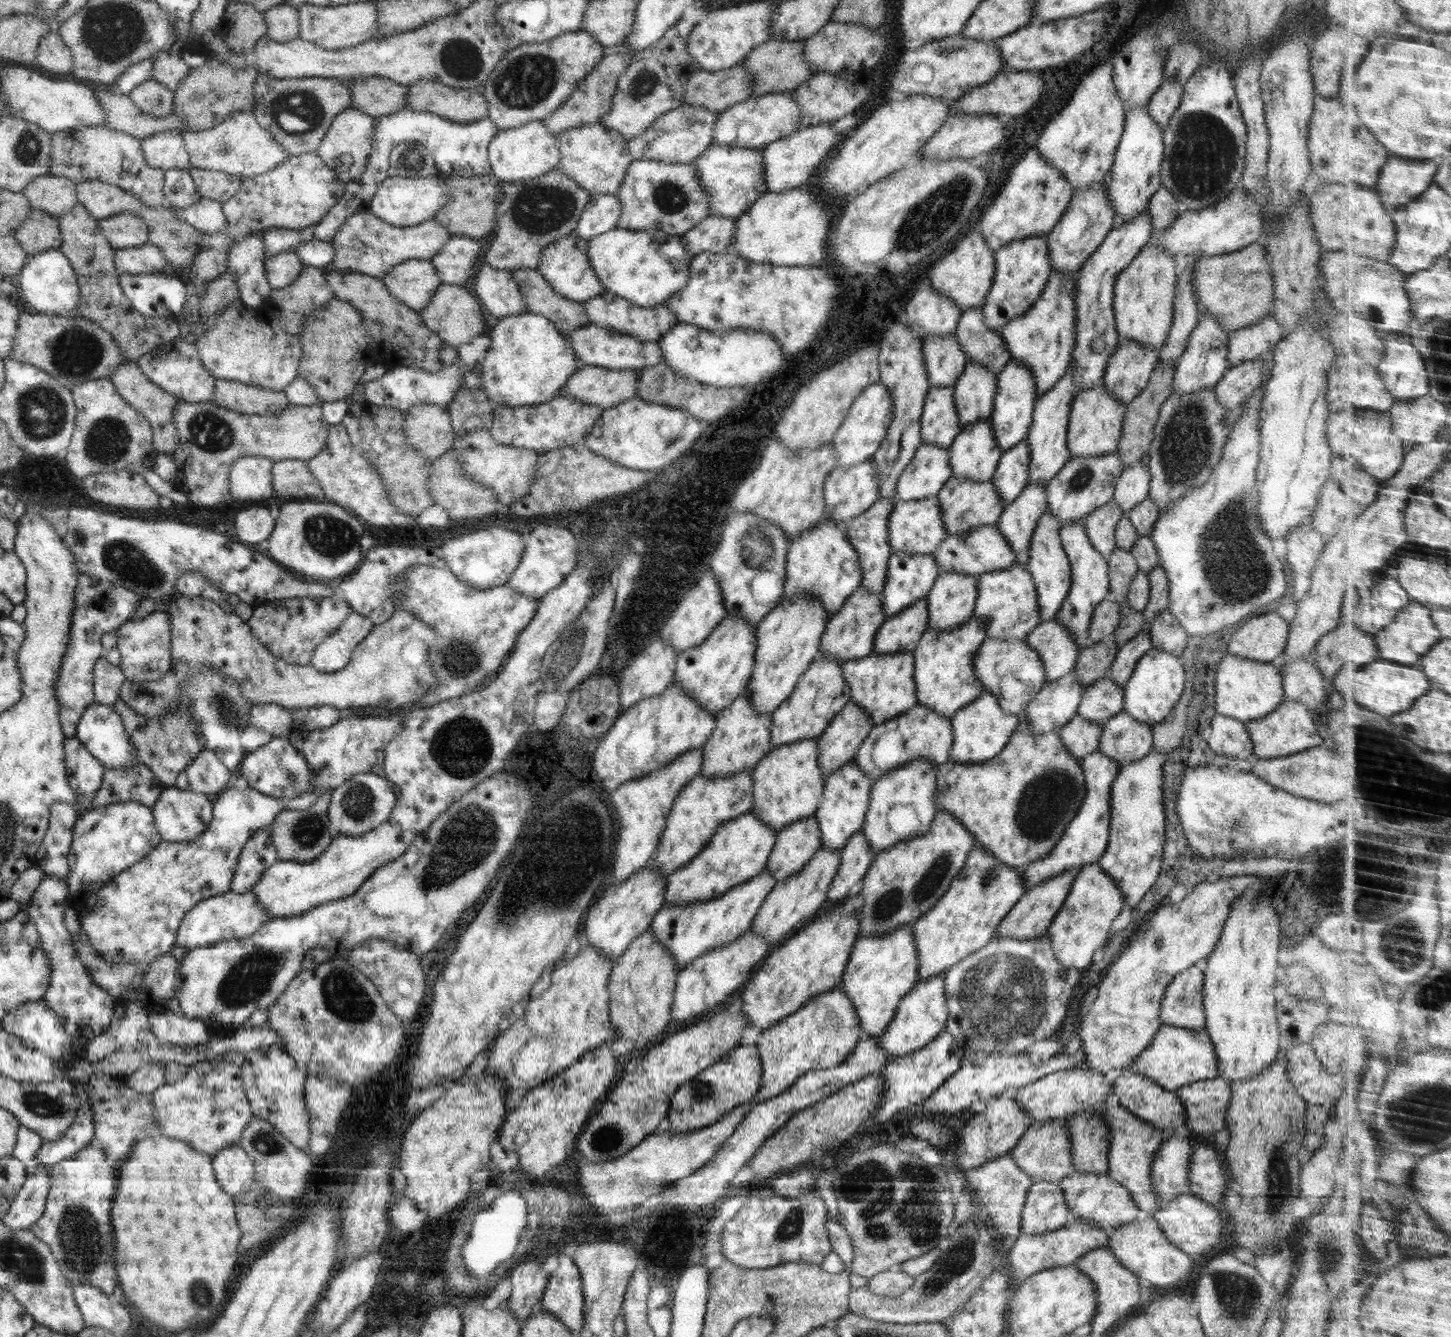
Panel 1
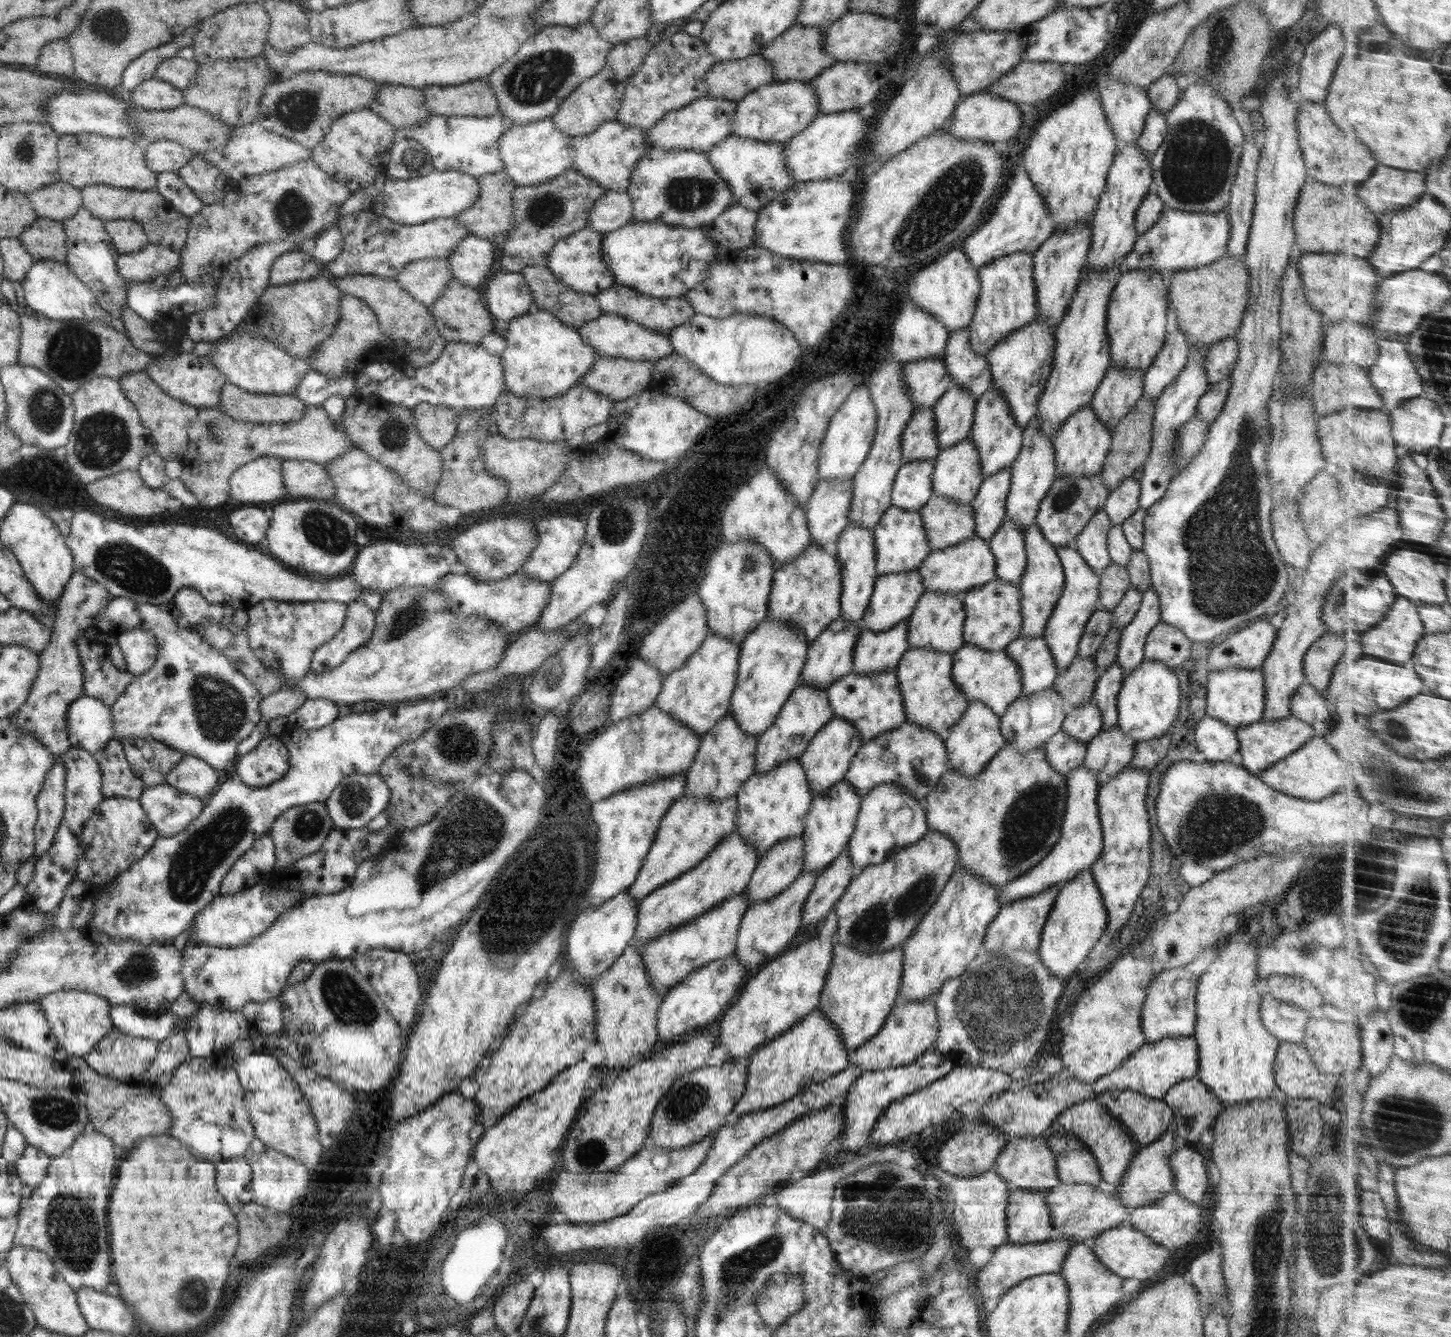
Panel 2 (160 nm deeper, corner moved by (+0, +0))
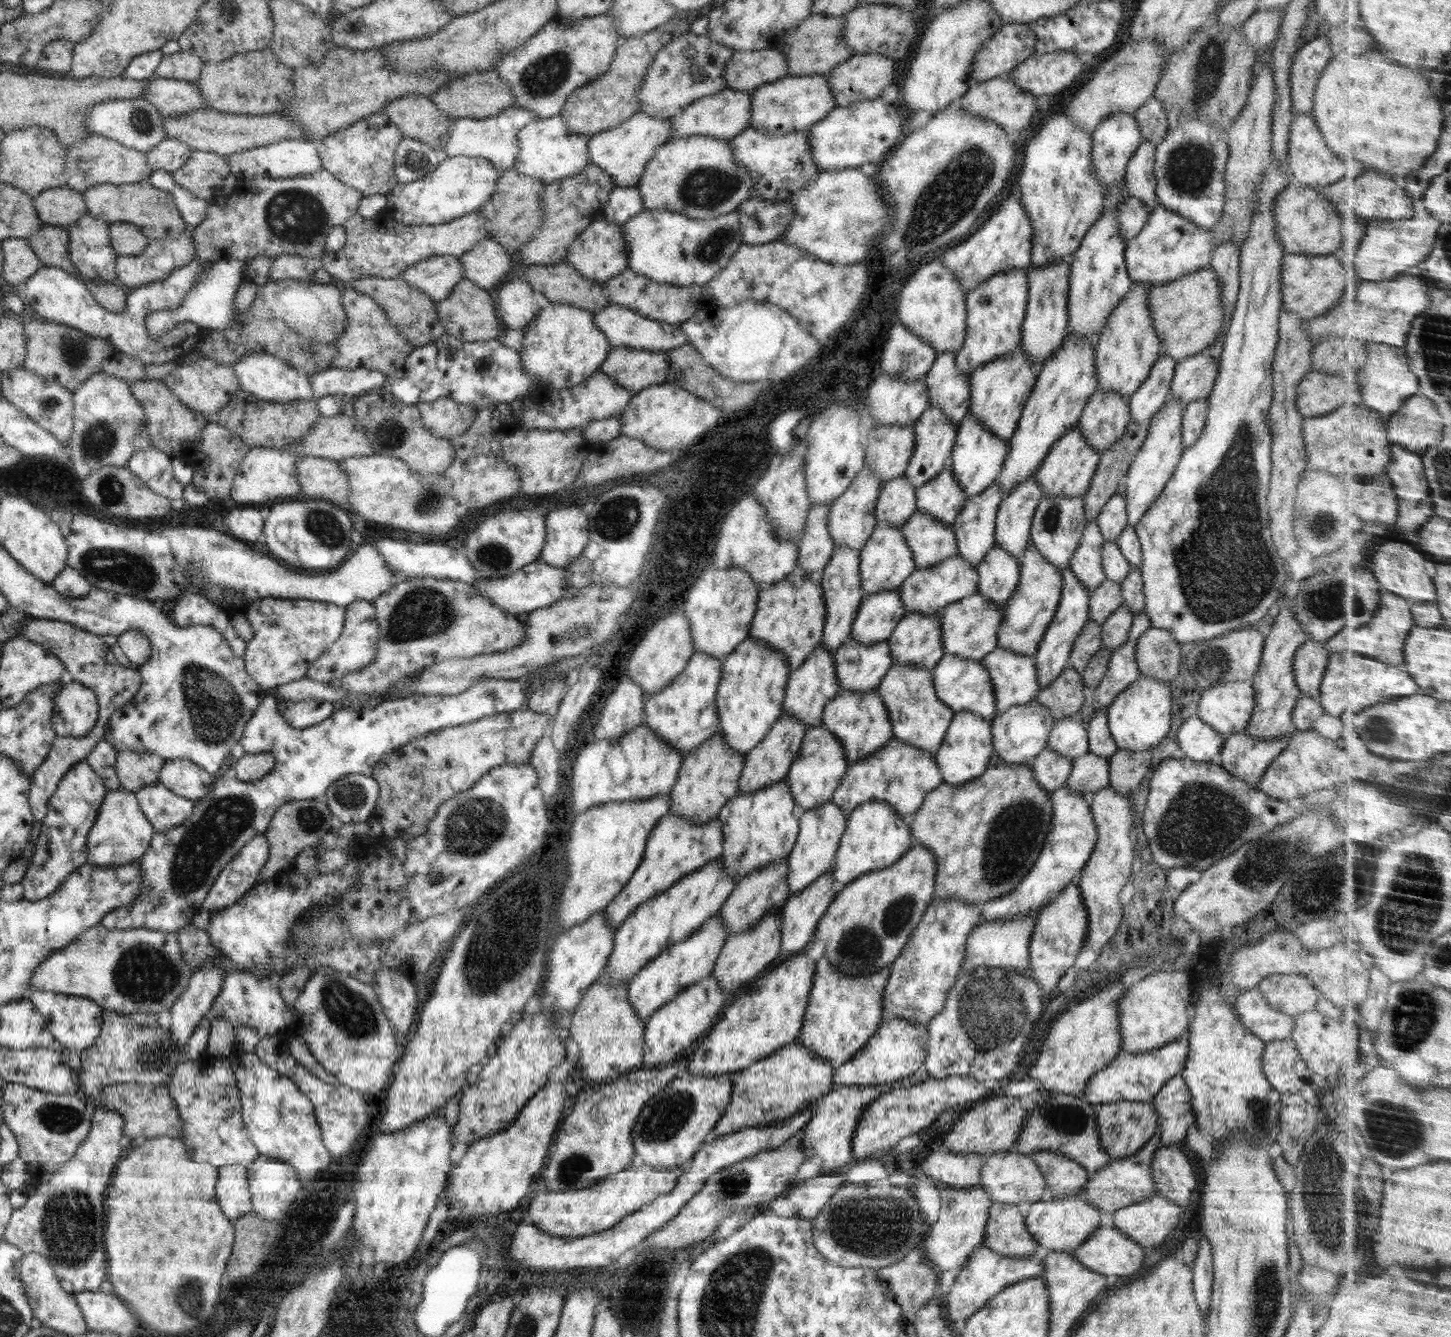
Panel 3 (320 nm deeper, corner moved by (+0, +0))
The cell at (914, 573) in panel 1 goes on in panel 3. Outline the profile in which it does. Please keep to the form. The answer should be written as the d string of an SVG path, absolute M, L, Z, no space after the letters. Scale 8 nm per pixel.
M900 588L864 597L850 639L860 644L878 644L887 640L906 612L900 599Z

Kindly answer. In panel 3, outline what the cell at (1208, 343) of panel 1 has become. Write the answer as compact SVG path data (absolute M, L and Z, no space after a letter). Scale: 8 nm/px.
M1179 398L1168 399L1165 405L1158 411L1150 422L1146 424L1147 437L1143 445L1136 453L1135 459L1128 467L1124 478L1126 510L1128 511L1127 524L1135 526L1146 514L1150 505L1160 496L1165 484L1170 480L1176 470L1180 457L1183 455L1185 446L1182 444L1182 415L1185 406L1179 402Z

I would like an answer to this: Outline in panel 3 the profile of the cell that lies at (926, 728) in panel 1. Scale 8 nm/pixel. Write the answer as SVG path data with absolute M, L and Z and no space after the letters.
M893 736L881 750L875 750L866 758L849 765L831 801L848 814L865 802L885 802L893 806L899 816L910 819L917 808L922 806L926 794L942 783L942 773L934 752L920 750Z

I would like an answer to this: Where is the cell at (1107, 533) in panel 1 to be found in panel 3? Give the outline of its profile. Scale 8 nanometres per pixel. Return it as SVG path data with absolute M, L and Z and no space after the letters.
M1088 519L1083 530L1083 535L1070 559L1070 569L1074 577L1092 592L1106 581L1104 569L1102 569L1102 545L1105 543L1100 527L1095 519Z

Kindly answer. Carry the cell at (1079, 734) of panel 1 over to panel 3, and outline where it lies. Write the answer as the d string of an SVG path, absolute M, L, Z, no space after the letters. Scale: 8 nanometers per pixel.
M1047 746L1038 756L1028 761L1038 784L1050 793L1065 785L1074 758L1062 756Z

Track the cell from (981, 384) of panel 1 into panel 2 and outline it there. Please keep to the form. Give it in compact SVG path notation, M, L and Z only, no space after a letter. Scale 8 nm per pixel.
M953 384L936 401L933 413L940 451L969 436L977 400L967 390Z

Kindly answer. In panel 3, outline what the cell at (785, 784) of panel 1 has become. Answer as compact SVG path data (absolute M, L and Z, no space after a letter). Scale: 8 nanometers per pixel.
M785 779L748 794L736 794L719 810L724 845L723 868L734 878L742 878L788 857L799 833L799 809Z

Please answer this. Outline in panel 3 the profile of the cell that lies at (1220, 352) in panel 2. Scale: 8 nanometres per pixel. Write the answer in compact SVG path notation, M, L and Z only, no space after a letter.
M1199 353L1183 358L1174 370L1169 398L1179 398L1186 406L1193 400L1207 398L1218 376L1218 358L1209 353Z

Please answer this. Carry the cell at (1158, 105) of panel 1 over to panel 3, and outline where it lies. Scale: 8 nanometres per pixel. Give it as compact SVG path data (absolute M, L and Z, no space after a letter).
M1141 141L1140 147L1126 165L1125 187L1127 192L1150 204L1156 198L1157 185L1154 174L1154 162L1157 146L1150 141Z

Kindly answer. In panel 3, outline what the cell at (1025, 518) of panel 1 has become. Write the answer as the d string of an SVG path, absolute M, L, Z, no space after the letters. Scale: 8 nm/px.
M993 546L977 565L980 575L977 592L996 605L1005 605L1018 586L1020 563L1005 548Z

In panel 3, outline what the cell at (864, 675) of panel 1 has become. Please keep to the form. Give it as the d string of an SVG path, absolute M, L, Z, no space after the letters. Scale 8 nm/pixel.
M876 688L866 693L839 692L824 707L821 724L841 740L849 765L866 758L875 750L881 750L893 737L888 709L885 706Z

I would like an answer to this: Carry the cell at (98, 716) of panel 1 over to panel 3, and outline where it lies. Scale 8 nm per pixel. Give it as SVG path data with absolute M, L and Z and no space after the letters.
M68 678L54 698L51 723L58 737L85 737L97 732L98 700L92 690Z

